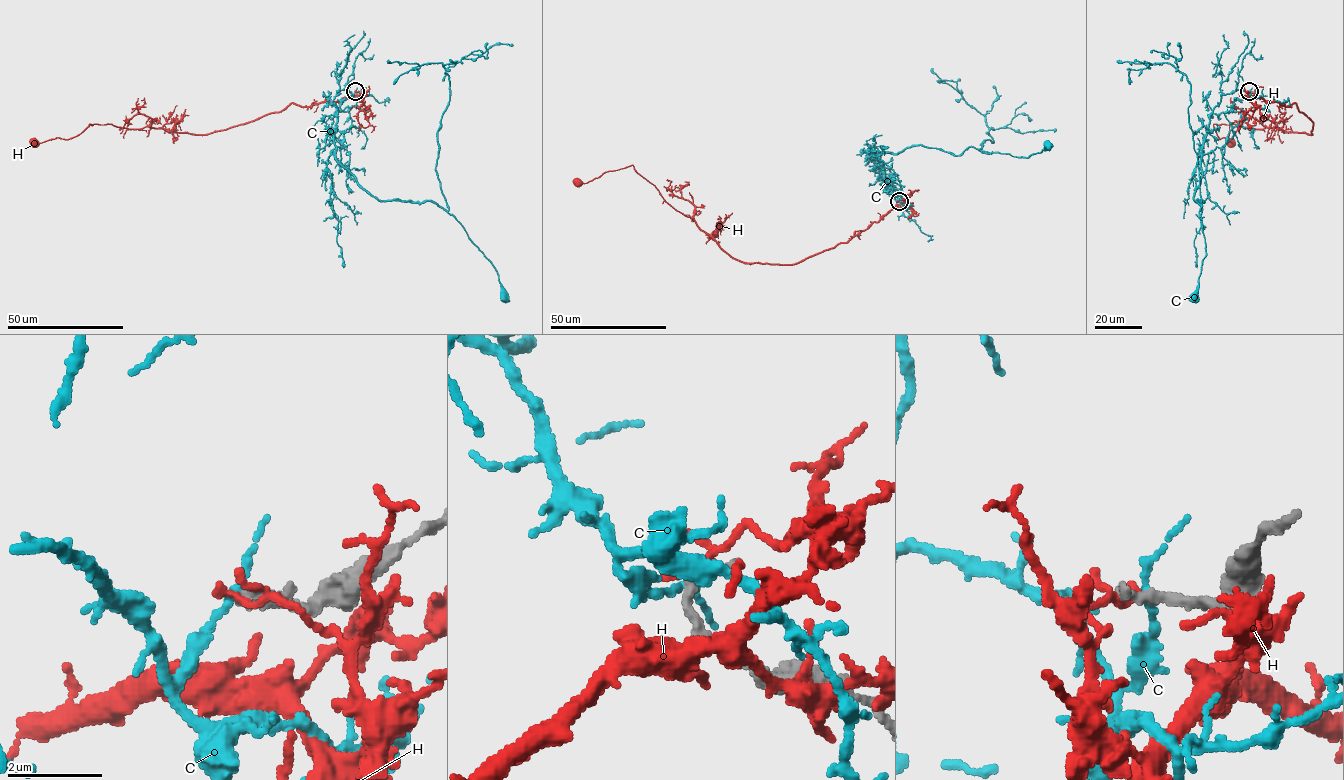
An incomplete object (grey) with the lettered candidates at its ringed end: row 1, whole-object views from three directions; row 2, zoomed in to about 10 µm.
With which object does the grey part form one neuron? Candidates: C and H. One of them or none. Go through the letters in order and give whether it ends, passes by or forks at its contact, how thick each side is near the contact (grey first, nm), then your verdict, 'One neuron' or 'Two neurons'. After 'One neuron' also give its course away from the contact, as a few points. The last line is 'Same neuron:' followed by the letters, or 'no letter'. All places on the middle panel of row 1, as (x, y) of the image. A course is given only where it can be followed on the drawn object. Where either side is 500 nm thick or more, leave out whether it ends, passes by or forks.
C: It passes by. Thickness 260 nm (grey) against 140 nm. Two neurons
H: It passes by. Thickness 240 nm (grey) against 140 nm. Two neurons
Same neuron: no letter

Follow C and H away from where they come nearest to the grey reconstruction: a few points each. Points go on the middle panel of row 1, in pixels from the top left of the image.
C: (899, 201), (875, 171), (879, 153), (921, 145), (960, 155), (973, 146), (984, 153), (1029, 157), (1047, 145)
H: (899, 201), (905, 200), (846, 242), (792, 264), (743, 263), (671, 206), (632, 164), (585, 183), (573, 180)

